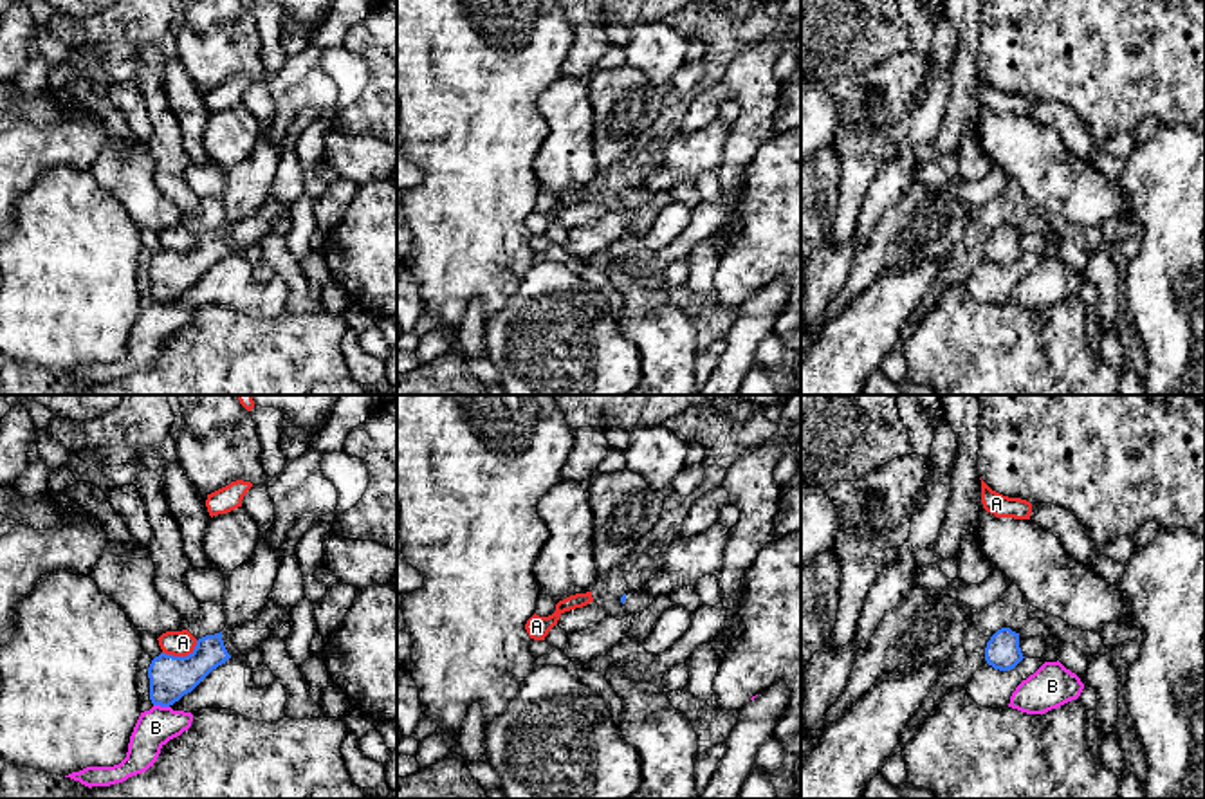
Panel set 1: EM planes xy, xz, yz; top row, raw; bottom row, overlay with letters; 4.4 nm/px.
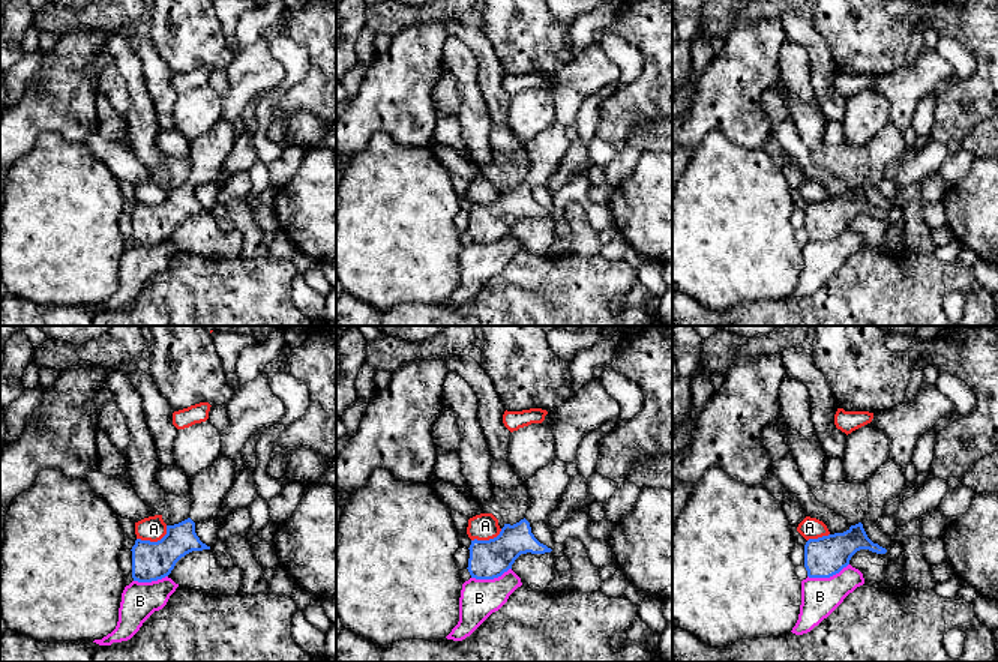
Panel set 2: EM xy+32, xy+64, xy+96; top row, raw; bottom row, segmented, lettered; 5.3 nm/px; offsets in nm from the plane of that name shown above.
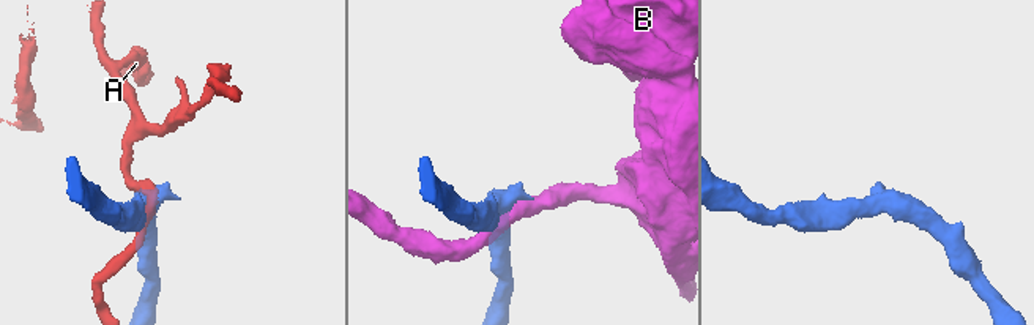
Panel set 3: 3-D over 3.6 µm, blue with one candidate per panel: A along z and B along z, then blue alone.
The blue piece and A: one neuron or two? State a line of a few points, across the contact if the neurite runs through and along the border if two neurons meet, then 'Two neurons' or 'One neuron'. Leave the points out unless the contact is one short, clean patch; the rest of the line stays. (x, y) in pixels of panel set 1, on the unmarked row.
Two neurons

